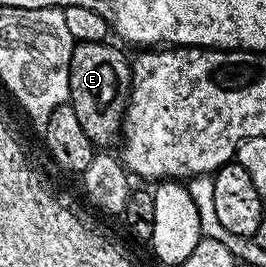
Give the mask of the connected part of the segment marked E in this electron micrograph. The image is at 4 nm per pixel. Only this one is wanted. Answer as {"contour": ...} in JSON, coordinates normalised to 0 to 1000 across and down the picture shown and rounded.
{"contour":[[[289,154],[278,169],[271,210],[263,217],[263,247],[259,247],[259,360],[252,386],[271,393],[271,408],[278,412],[282,434],[293,442],[293,461],[308,468],[308,487],[323,502],[323,517],[338,517],[338,532],[350,547],[376,562],[406,562],[421,551],[417,539],[455,521],[459,509],[459,483],[466,472],[466,416],[481,408],[481,378],[496,352],[496,247],[485,225],[485,213],[466,213],[470,184],[462,176],[432,180],[429,169],[414,165],[417,157],[395,154]]]}

